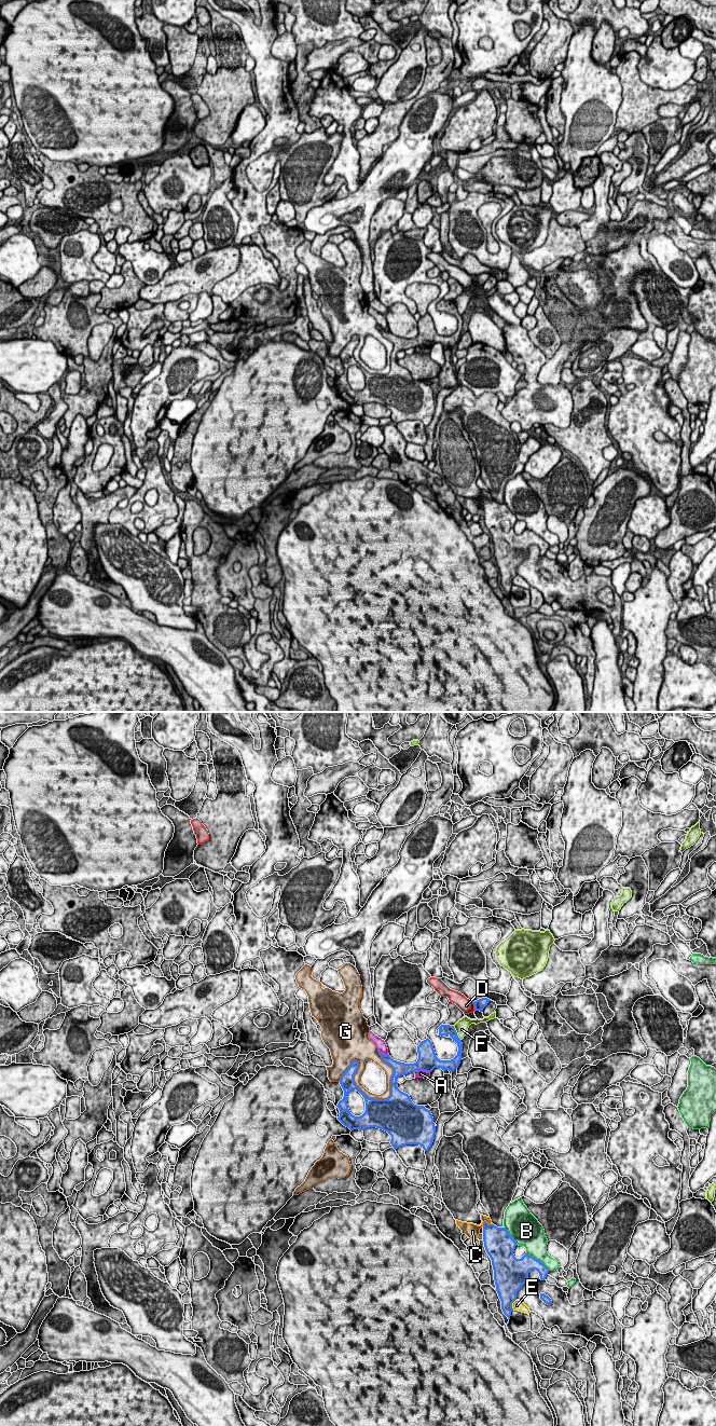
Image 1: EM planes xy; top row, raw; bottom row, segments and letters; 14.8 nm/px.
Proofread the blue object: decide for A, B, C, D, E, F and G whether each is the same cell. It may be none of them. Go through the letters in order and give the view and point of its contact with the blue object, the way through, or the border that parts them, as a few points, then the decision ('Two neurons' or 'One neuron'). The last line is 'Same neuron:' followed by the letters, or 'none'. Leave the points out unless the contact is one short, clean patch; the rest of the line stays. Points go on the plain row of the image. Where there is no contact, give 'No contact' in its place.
A: Touches blue at xy (422, 344). Two neurons
B: Touches blue at xy (538, 535). Two neurons
C: Touches blue at xy (486, 497). Boundary: xy (482, 497), (486, 496), (492, 499). Two neurons
D: Touches blue at xy (474, 282). Boundary: xy (472, 277), (474, 286). Two neurons
E: Touches blue at xy (511, 579). Two neurons
F: Touches blue at xy (456, 309). Two neurons
G: Touches blue at xy (360, 366). Two neurons
Same neuron: none

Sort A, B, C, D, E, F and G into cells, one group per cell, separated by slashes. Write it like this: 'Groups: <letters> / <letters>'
Groups: A C / B / D / E / F / G

